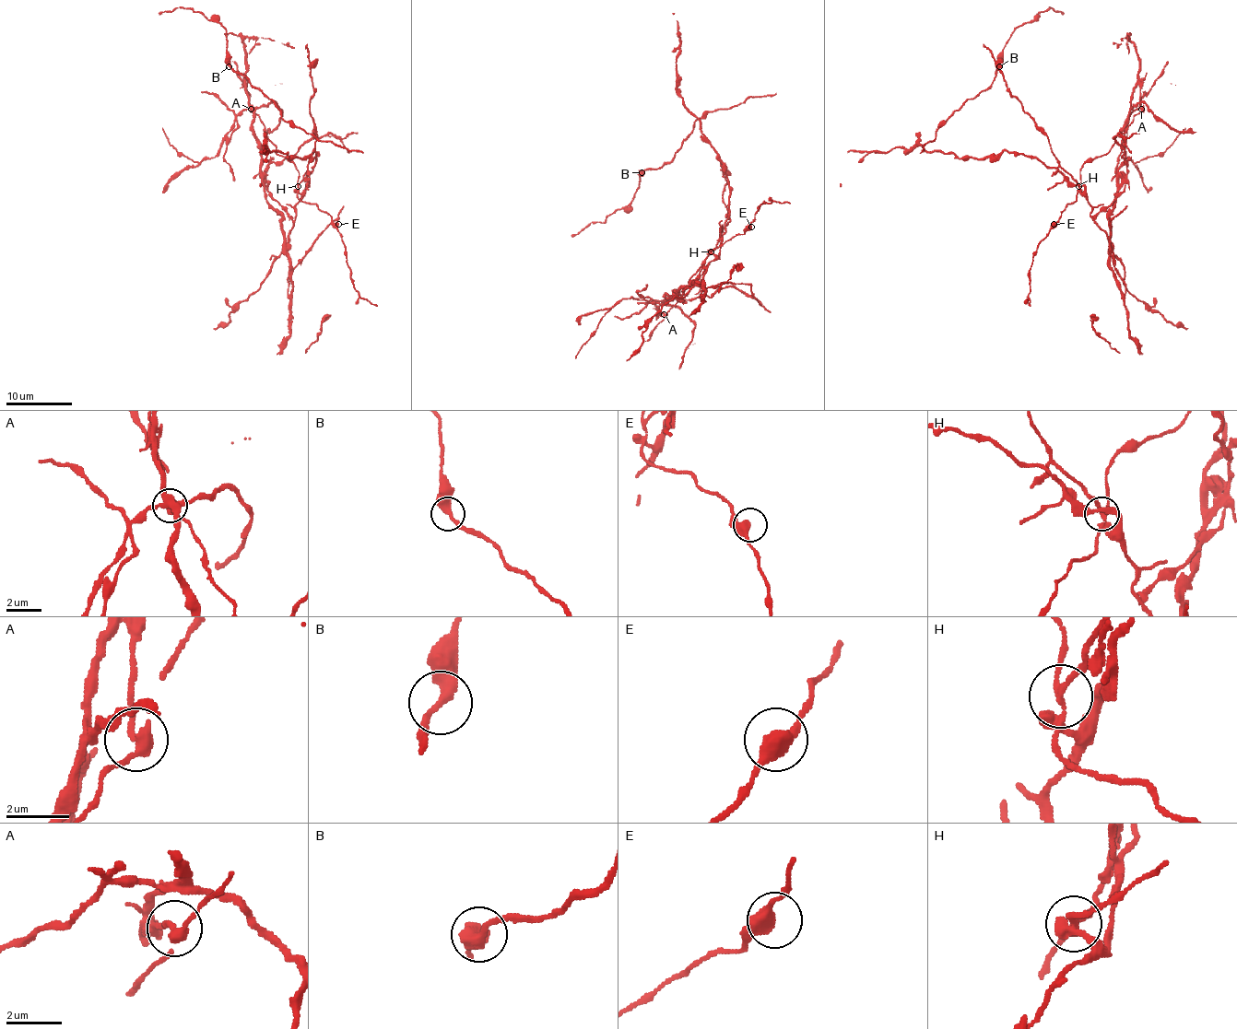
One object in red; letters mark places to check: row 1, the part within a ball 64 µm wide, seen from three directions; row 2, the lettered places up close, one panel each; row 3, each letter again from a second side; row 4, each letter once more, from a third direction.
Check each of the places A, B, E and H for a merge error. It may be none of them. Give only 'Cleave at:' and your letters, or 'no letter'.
Cleave at: A, H

